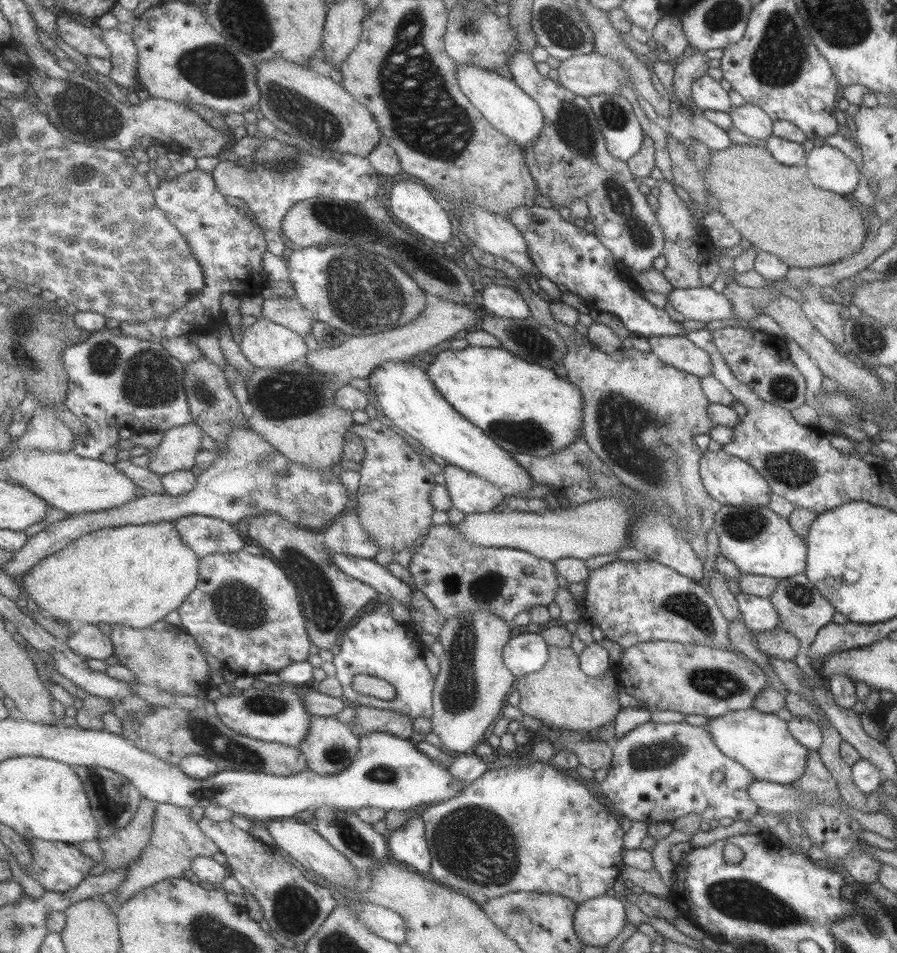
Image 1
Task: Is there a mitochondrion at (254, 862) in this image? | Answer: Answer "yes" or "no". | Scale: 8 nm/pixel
no

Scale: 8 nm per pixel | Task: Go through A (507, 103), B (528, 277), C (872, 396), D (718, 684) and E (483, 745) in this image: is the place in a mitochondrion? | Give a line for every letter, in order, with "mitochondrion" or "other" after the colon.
A: other
B: other
C: other
D: mitochondrion
E: other

